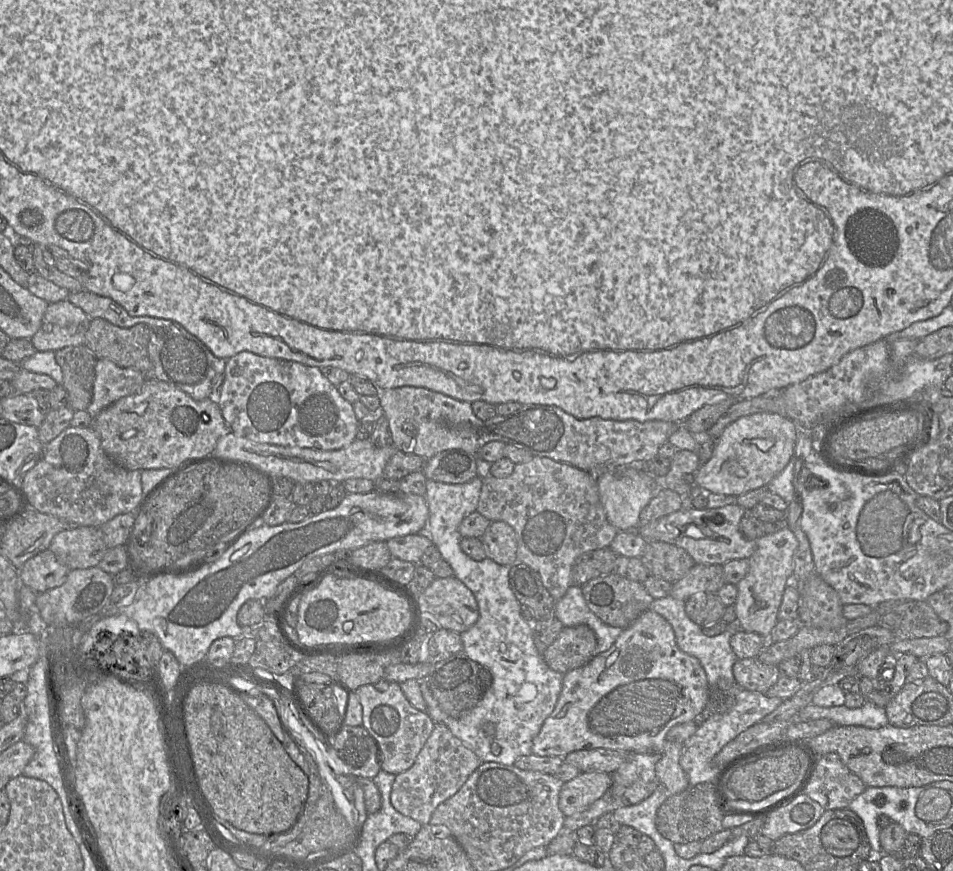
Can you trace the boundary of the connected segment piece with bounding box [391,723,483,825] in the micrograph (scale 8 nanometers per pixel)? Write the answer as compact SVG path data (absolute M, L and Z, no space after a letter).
M435 723L432 734L413 766L396 775L391 792L391 803L400 813L421 825L430 823L435 809L455 795L469 776L481 765L479 757L443 723Z

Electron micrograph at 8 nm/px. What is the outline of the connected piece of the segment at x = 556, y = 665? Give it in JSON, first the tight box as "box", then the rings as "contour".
{"box":[543,625,597,674],"contour":[[[586,625],[563,627],[557,638],[545,649],[543,659],[554,671],[566,674],[587,664],[596,654],[597,640],[595,633]]]}

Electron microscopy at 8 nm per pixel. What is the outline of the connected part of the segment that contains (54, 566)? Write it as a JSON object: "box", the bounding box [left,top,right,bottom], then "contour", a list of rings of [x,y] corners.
{"box":[17,549,70,593],"contour":[[[49,549],[28,559],[17,570],[21,583],[36,593],[43,593],[62,585],[70,572]]]}

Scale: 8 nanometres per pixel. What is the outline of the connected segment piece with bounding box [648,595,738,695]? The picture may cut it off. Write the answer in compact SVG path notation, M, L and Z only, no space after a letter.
M670 595L654 599L648 610L654 611L665 618L673 628L679 649L700 661L707 675L709 695L711 688L717 688L717 682L720 679L724 679L727 682L736 682L733 675L733 665L738 660L738 657L733 652L730 645L730 639L733 635L731 631L725 630L714 637L706 636L702 632L702 627L687 616L685 612L685 601L677 600Z

